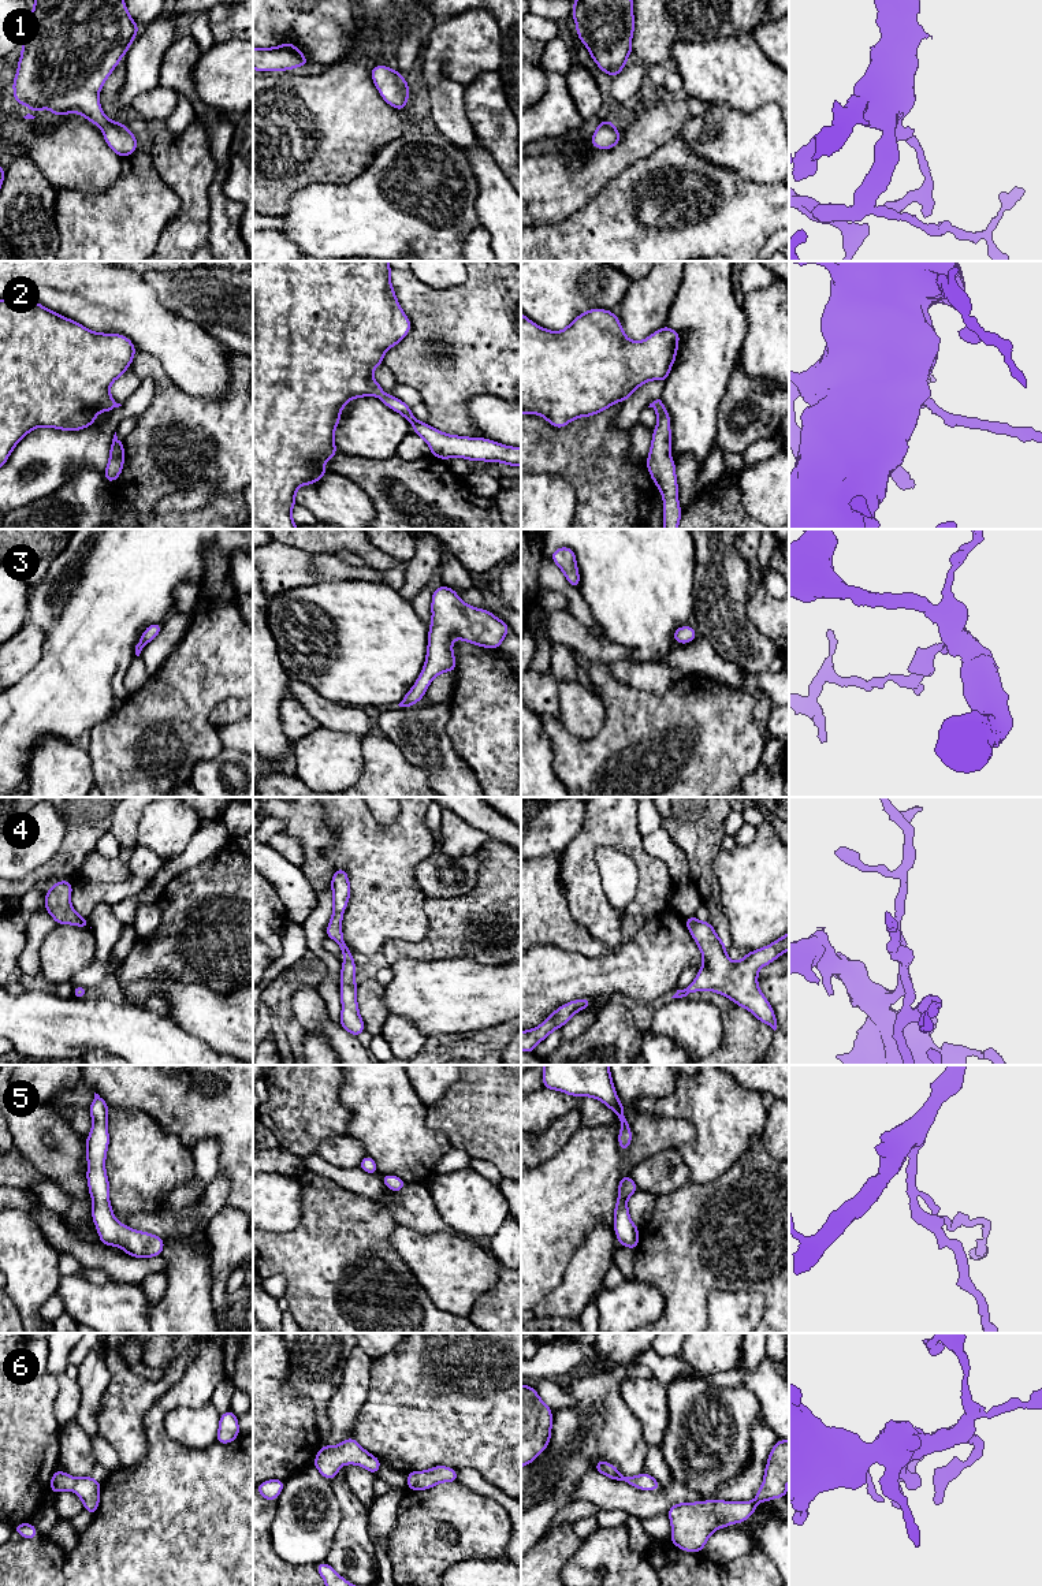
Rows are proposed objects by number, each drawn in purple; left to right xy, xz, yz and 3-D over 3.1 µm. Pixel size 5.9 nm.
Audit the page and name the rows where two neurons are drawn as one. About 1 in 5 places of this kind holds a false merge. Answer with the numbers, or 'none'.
none

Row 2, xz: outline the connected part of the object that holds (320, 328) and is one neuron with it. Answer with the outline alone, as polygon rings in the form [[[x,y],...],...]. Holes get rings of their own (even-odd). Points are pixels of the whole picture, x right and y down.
[[[253,261],[253,529],[297,529],[291,518],[295,506],[295,491],[301,485],[316,484],[328,472],[323,466],[331,461],[338,451],[334,433],[340,421],[340,412],[350,399],[361,396],[379,396],[382,402],[403,416],[413,425],[414,433],[421,436],[429,446],[431,454],[440,459],[461,457],[468,461],[498,461],[503,465],[521,466],[521,448],[505,446],[484,438],[466,438],[449,435],[438,431],[429,424],[420,422],[408,406],[394,395],[383,392],[380,384],[373,379],[373,369],[383,364],[384,353],[398,345],[412,328],[398,304],[390,280],[391,265],[388,261]]]

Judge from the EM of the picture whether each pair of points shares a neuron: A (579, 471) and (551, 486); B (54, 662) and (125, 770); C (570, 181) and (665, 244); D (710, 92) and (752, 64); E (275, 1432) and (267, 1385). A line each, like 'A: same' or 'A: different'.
A: different
B: different
C: different
D: same
E: same

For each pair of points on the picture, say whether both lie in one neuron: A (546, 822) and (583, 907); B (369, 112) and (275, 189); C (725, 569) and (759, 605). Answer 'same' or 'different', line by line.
A: different
B: same
C: different

